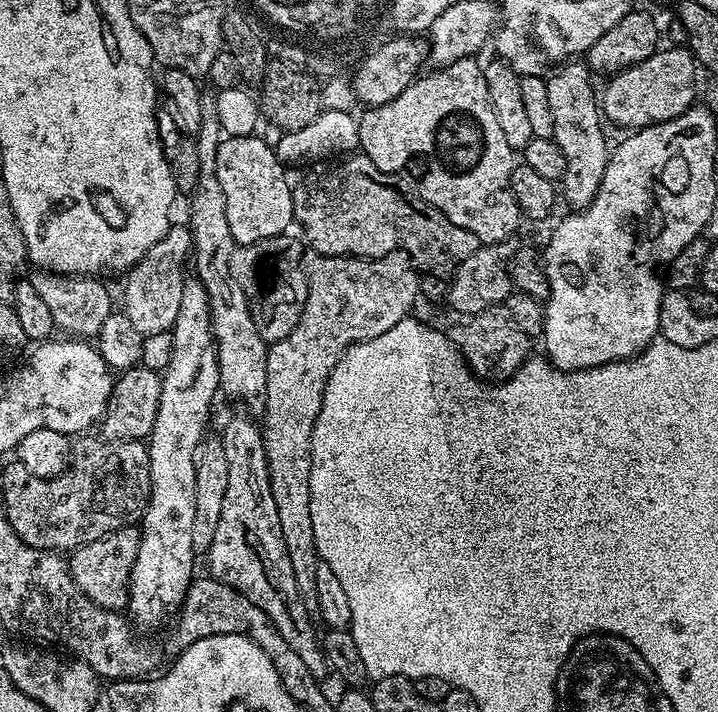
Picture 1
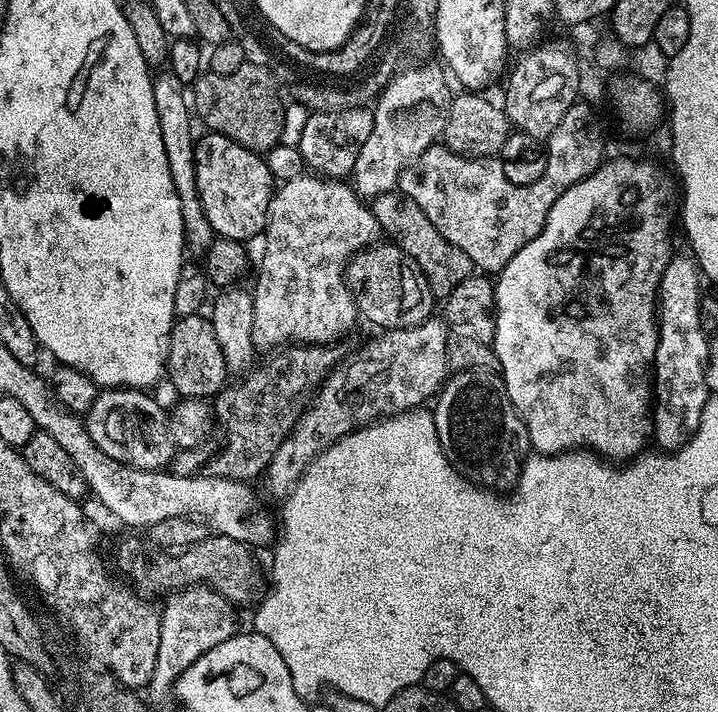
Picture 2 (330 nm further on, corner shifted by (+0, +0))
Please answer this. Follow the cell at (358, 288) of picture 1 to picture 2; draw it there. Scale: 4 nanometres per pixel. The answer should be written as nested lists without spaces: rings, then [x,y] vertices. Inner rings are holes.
[[[303,174],[278,188],[270,196],[260,277],[252,292],[254,346],[276,350],[293,344],[335,345],[358,321],[345,272],[354,256],[381,239],[380,223],[355,187],[343,179]]]

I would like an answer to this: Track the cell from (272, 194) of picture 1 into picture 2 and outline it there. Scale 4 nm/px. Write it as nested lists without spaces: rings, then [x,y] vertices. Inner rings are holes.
[[[204,134],[196,141],[196,181],[202,208],[206,210],[206,218],[212,223],[213,233],[225,240],[249,242],[263,233],[268,225],[268,207],[270,206],[270,175],[267,159],[256,159],[248,148],[229,142],[225,136]]]

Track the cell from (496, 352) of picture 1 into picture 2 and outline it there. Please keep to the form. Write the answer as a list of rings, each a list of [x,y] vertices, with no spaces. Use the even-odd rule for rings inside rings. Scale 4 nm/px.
[[[492,370],[457,371],[440,389],[435,404],[436,433],[442,442],[444,457],[454,466],[454,470],[478,488],[497,494],[511,492],[520,480],[524,462],[530,455],[530,445],[526,426],[514,402],[510,402],[510,394],[506,394],[503,376]]]

